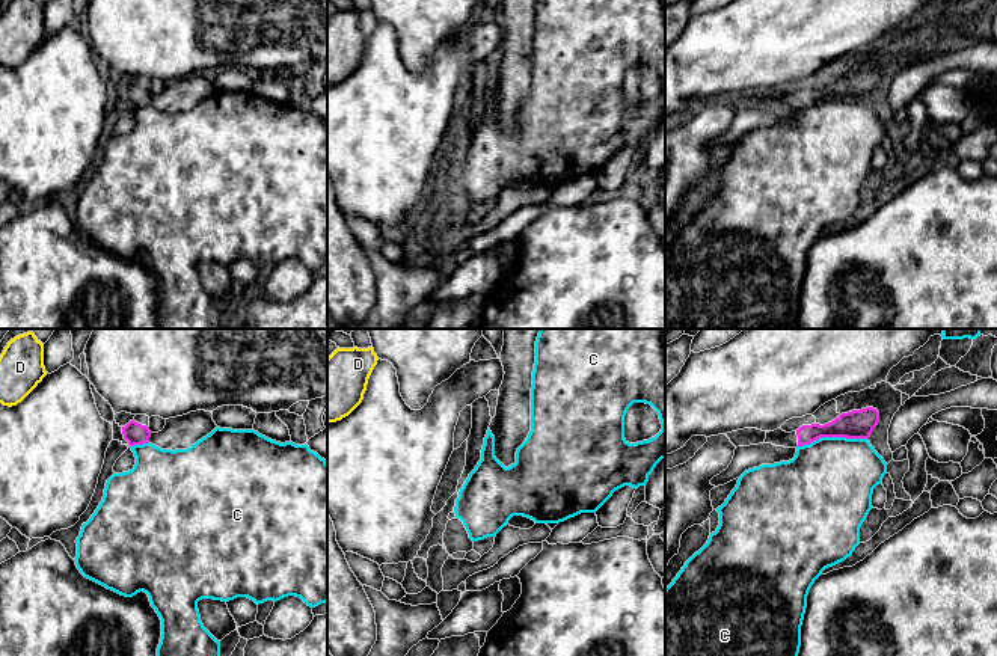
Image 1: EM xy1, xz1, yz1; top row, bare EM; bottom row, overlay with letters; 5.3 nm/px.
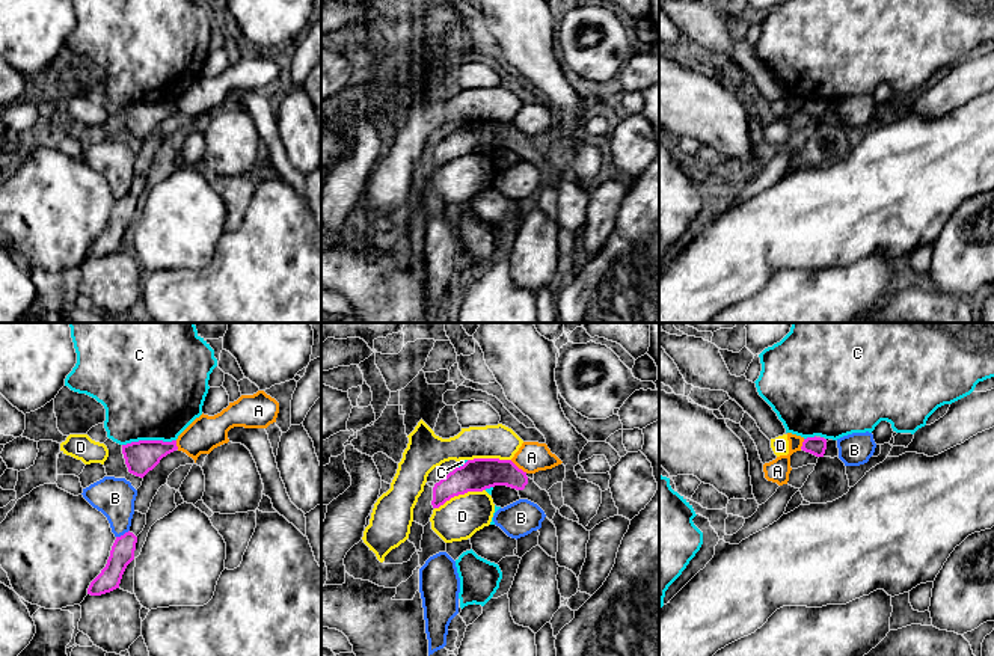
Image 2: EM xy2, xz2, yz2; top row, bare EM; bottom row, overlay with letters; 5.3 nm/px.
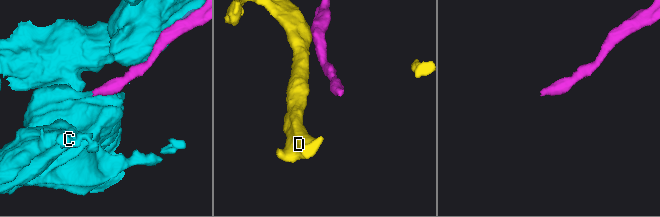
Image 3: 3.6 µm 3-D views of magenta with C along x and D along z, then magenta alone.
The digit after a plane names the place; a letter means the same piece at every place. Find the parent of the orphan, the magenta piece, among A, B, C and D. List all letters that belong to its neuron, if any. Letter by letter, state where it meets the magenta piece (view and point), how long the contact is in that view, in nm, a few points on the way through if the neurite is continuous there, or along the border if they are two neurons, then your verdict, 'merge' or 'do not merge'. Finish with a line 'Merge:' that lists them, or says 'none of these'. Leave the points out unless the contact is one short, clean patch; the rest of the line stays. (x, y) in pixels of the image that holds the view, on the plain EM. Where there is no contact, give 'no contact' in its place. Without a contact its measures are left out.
A: contact xz2 (518, 130); length 120 nm; border xz2 (510, 122), (527, 134); do not merge
B: contact xy2 (124, 196); length 80 nm; do not merge
C: contact yz1 (833, 98); length 380 nm; do not merge
D: contact xz2 (459, 156); length 300 nm; do not merge
Merge: none of these

